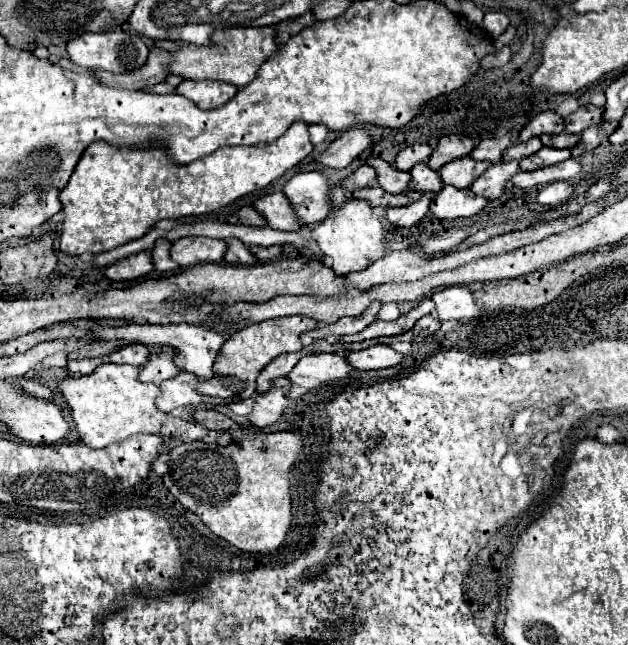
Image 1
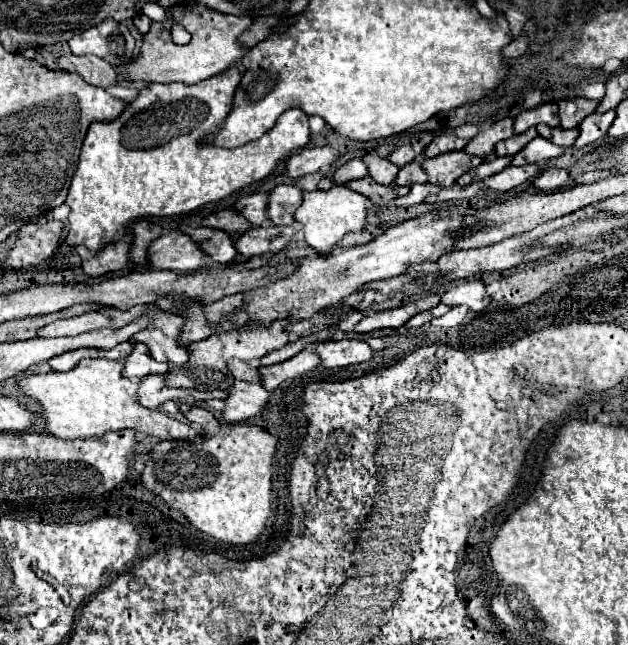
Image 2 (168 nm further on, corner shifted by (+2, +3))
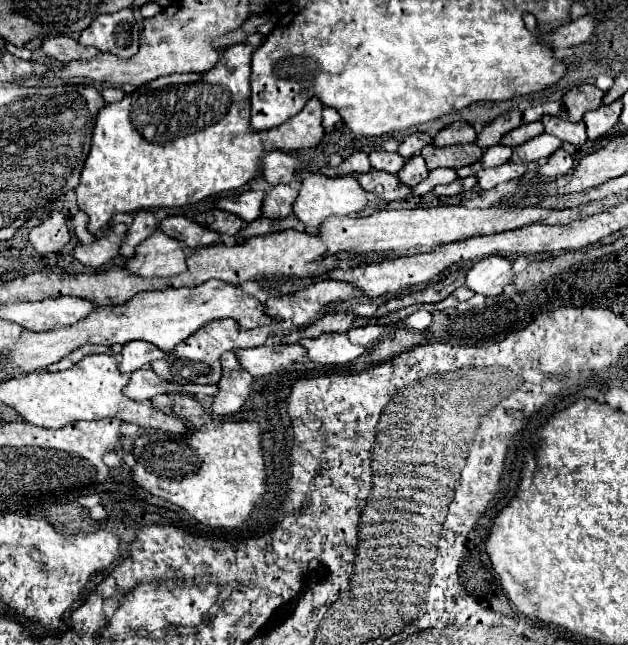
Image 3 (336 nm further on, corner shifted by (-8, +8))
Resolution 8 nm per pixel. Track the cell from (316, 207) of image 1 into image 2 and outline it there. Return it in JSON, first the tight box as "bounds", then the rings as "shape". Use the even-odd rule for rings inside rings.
{"bounds":[268,184,302,226],"shape":[[[280,184],[270,192],[268,218],[276,226],[290,226],[294,222],[294,212],[302,204],[302,190],[292,184]]]}

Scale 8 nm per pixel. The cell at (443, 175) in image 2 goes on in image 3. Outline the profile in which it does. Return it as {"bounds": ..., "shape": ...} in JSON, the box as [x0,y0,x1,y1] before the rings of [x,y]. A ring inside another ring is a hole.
{"bounds":[422,143,482,169],"shape":[[[474,143],[470,145],[452,145],[452,147],[434,147],[426,145],[422,149],[422,157],[426,159],[428,169],[438,169],[438,167],[452,167],[460,169],[464,165],[470,165],[482,157],[482,149]]]}

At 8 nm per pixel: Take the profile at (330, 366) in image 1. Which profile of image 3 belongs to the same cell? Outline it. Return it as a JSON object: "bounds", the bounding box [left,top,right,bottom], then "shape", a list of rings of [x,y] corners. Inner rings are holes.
{"bounds":[234,343,304,377],"shape":[[[300,343],[294,345],[260,345],[254,349],[234,349],[240,367],[244,367],[250,375],[260,377],[272,371],[280,371],[290,367],[294,361],[304,357],[304,347]]]}

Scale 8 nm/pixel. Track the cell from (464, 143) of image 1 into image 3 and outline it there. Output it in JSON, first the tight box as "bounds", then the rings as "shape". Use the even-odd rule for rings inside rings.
{"bounds":[433,121,476,147],"shape":[[[454,121],[446,125],[436,137],[433,138],[433,144],[436,147],[449,145],[458,145],[458,143],[474,143],[476,141],[476,131],[470,123],[466,121]]]}

